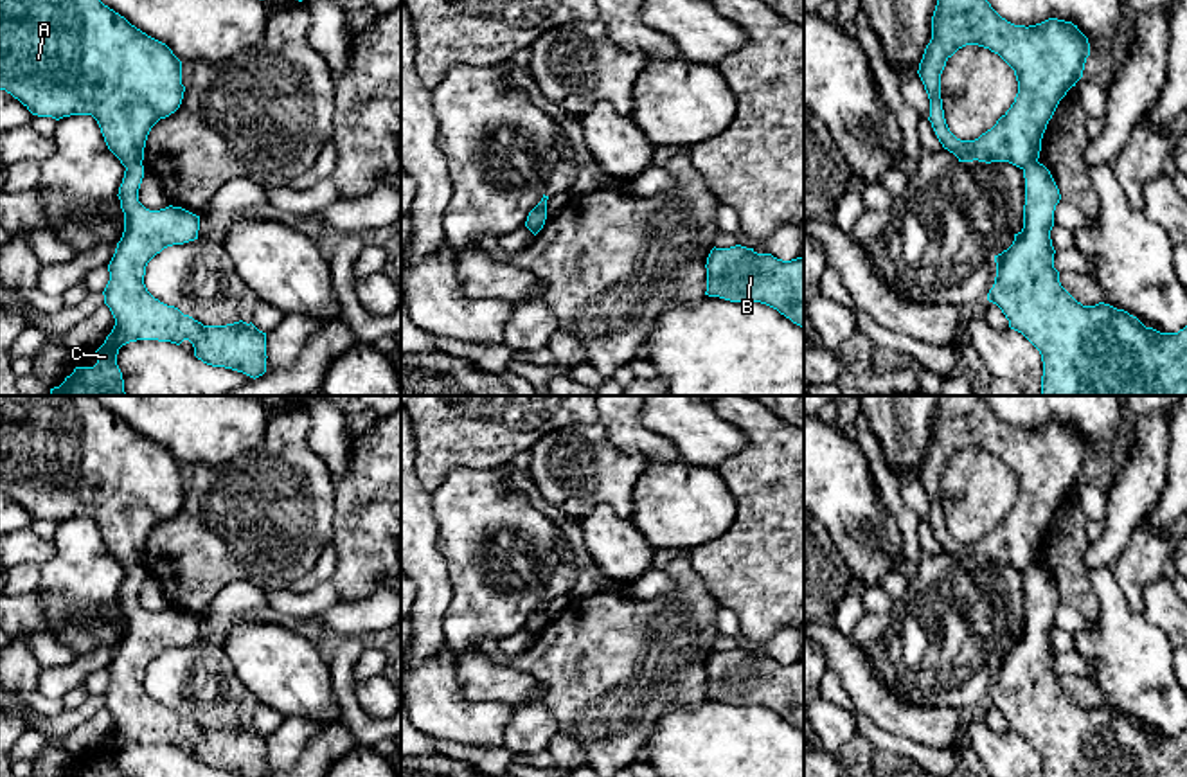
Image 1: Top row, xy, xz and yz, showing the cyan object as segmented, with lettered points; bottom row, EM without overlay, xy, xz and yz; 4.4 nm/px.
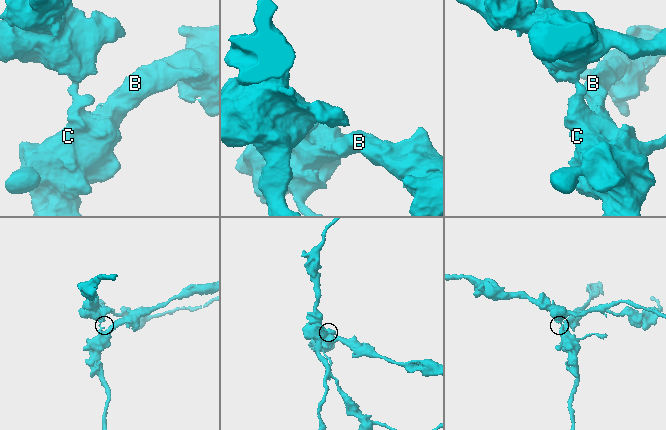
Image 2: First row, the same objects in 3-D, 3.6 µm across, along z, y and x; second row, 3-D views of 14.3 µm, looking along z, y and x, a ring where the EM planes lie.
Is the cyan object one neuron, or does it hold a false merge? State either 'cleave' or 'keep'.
cleave

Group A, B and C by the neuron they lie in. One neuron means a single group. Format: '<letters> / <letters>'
A / B C

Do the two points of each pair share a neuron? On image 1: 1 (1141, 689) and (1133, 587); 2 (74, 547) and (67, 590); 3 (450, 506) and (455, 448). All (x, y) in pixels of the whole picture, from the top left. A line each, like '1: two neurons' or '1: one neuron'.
1: two neurons
2: one neuron
3: two neurons

